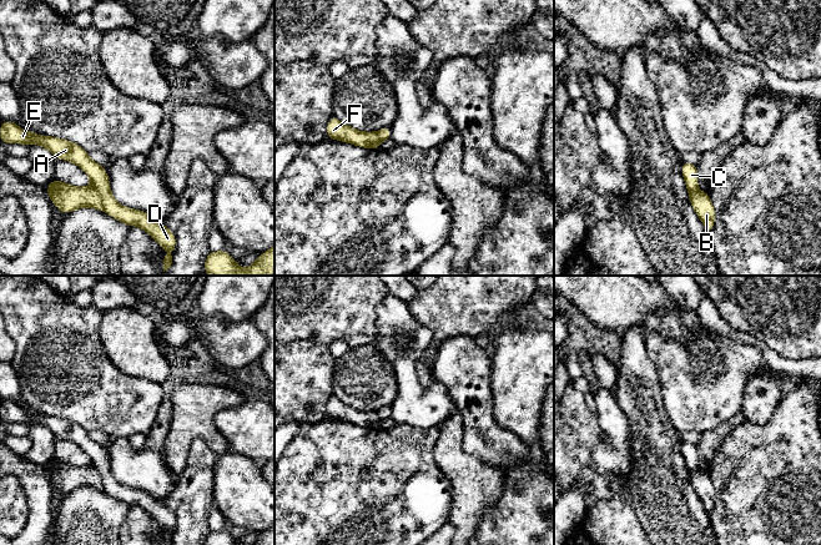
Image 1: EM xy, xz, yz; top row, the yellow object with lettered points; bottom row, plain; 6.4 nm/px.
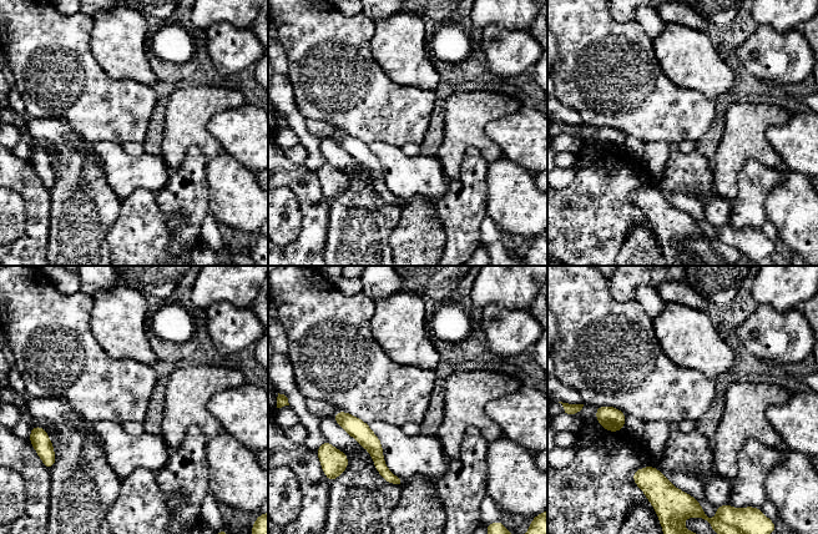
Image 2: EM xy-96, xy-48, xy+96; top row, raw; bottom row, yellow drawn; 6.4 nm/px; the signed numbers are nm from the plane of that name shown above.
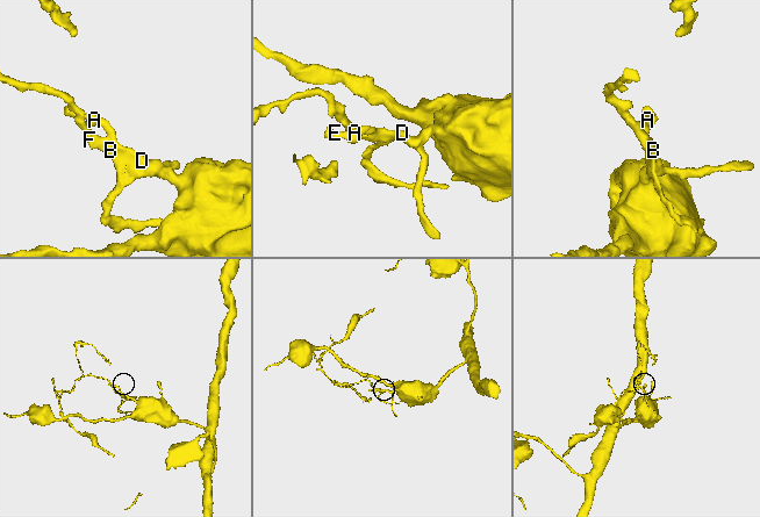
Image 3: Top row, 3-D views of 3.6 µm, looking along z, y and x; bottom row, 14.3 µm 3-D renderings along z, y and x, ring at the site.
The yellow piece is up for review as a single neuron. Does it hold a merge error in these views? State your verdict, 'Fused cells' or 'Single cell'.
Fused cells

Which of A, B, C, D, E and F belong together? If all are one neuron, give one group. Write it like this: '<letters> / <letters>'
A C D E / B F

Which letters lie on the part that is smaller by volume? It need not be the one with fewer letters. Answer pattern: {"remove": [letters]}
{"remove": ["B", "F"]}

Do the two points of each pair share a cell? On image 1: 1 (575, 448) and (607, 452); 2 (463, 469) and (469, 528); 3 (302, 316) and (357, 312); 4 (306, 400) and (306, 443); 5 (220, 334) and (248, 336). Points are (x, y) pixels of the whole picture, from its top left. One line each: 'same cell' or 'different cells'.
1: different cells
2: same cell
3: same cell
4: different cells
5: same cell

